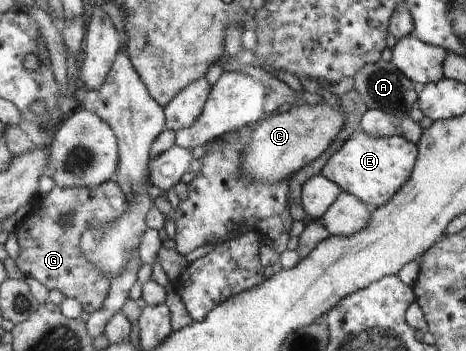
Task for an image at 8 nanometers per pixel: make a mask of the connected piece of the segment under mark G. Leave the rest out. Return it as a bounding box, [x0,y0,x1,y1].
[16,180,128,312]

